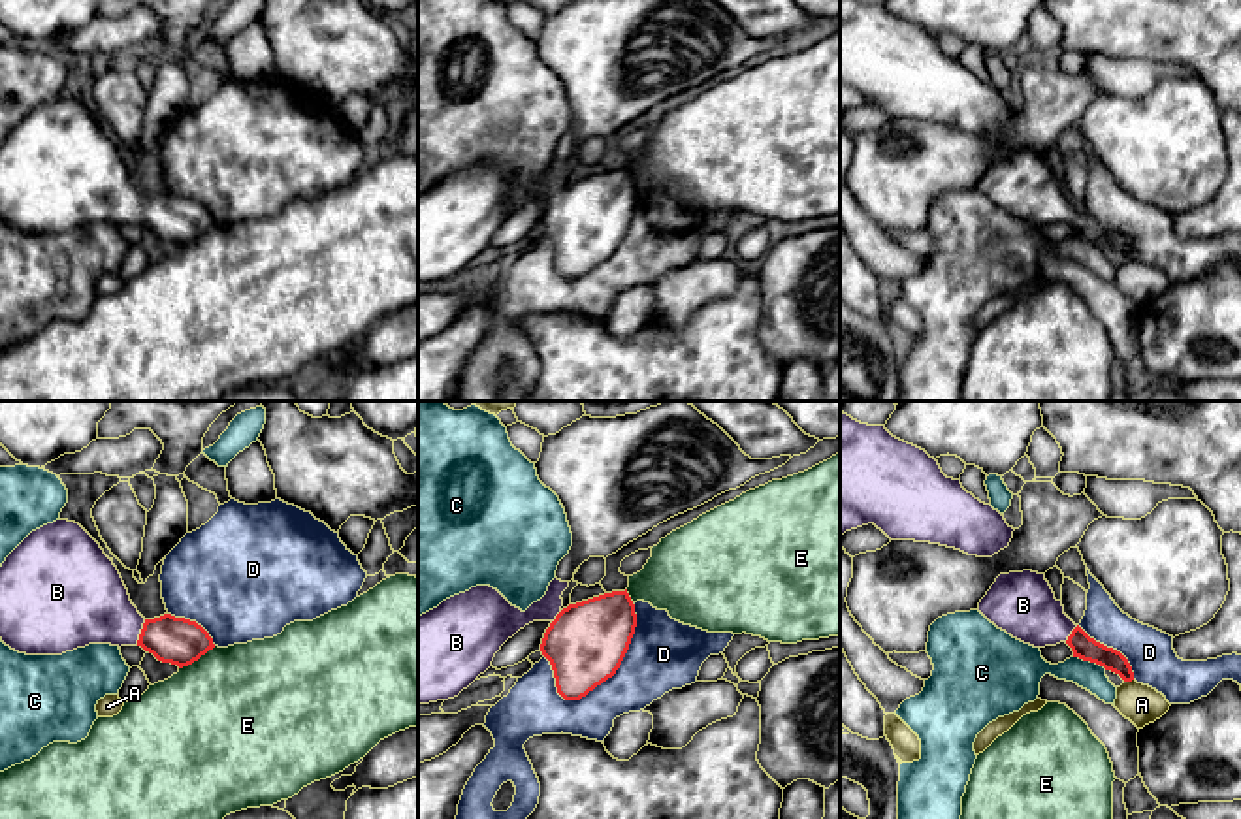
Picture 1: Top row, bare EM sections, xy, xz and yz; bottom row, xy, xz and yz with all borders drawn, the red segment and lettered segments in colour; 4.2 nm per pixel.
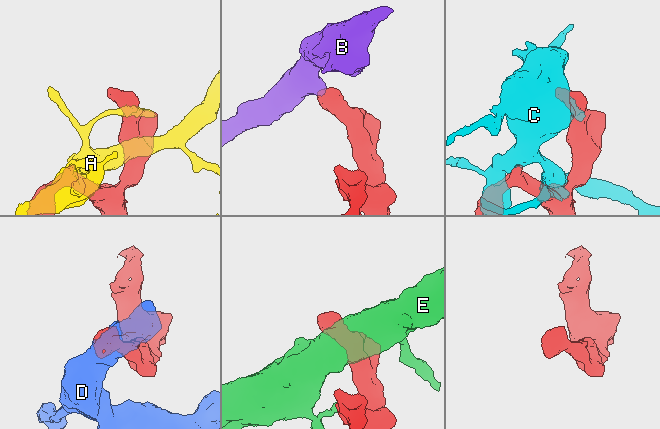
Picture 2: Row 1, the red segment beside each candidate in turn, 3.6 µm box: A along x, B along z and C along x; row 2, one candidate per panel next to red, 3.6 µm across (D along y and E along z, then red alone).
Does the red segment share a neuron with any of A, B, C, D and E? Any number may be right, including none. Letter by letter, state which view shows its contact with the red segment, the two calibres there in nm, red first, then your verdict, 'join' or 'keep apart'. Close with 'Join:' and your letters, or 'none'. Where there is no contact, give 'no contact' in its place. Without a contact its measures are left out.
A: meets red in yz; 100 nm thick on the red side, 170 nm on the other; keep apart
B: meets red in xy; 200 nm thick on the red side, 340 nm on the other; join
C: meets red in yz; 100 nm thick on the red side, 120 nm on the other; keep apart
D: meets red in xz; 340 nm thick on the red side, 300 nm on the other; keep apart
E: meets red in xy; 200 nm thick on the red side, 500 nm on the other; keep apart
Join: B

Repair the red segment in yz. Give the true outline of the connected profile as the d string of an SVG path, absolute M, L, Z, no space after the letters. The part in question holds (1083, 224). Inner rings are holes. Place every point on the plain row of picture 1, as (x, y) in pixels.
M1032 149L1000 153L977 188L1024 222L1045 226L1066 220L1073 235L1096 241L1124 260L1134 258L1132 245L1120 230L1096 220L1064 192L1062 179L1055 177L1045 153Z

